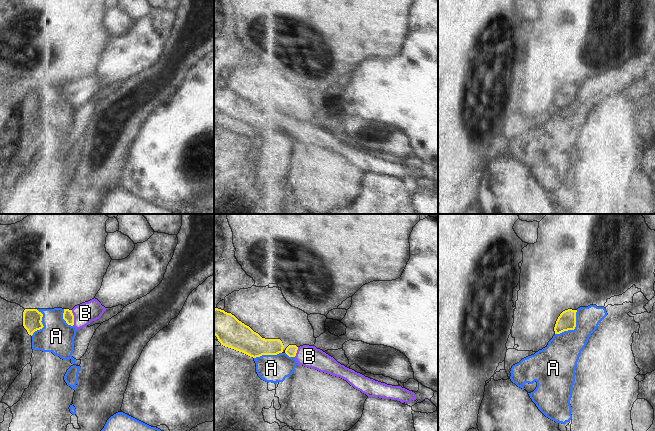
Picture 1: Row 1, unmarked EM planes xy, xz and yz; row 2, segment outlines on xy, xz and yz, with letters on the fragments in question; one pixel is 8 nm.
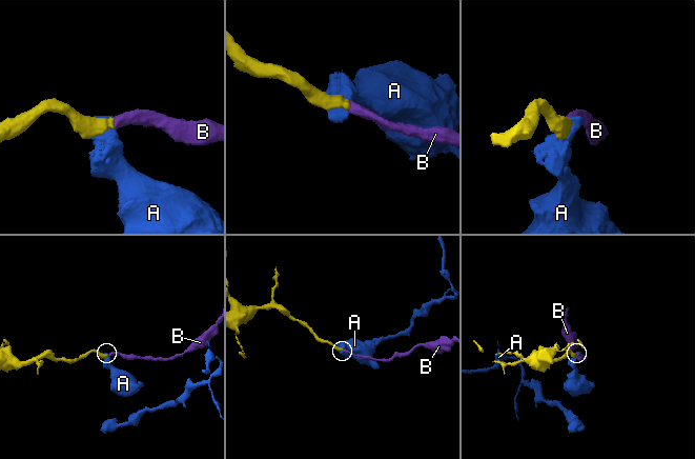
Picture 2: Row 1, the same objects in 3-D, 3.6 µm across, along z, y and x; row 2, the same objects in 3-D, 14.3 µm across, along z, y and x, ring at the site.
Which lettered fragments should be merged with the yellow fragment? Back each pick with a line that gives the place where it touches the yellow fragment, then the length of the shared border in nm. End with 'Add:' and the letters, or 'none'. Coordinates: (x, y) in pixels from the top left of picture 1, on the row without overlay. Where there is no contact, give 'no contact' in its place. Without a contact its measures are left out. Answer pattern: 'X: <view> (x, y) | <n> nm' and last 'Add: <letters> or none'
B: xy (73, 93) | 120 nm
Add: B

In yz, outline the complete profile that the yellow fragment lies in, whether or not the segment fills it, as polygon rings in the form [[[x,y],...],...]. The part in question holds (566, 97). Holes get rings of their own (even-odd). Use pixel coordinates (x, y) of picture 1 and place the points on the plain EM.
[[[568,85],[560,90],[554,103],[555,110],[560,110],[564,107],[575,105],[576,88],[577,86]]]

